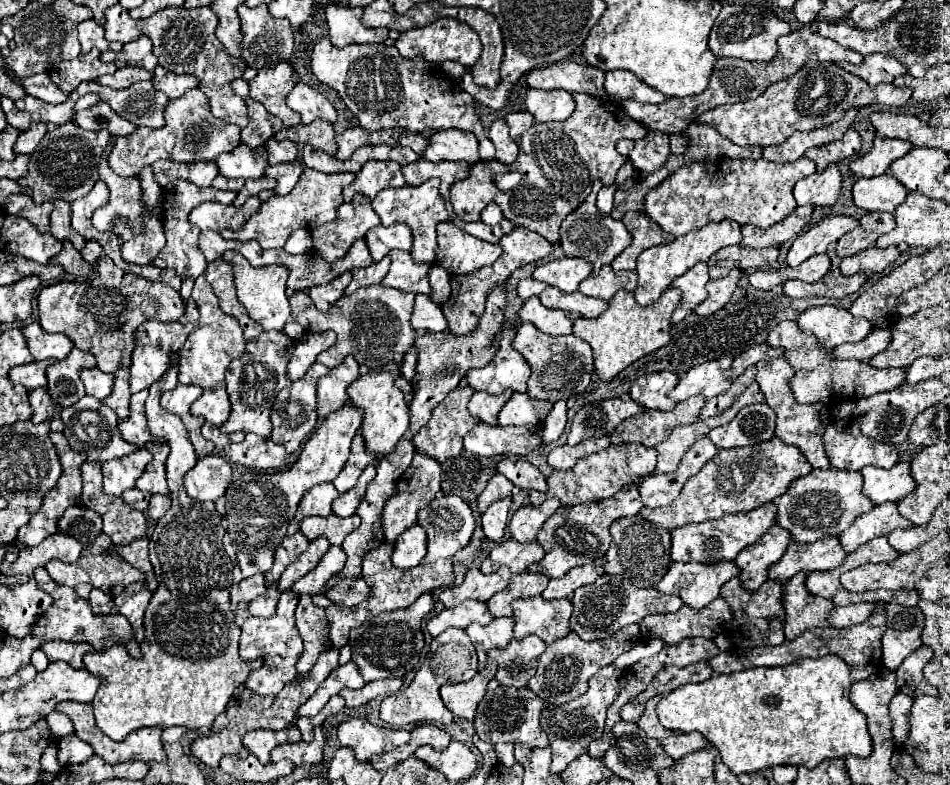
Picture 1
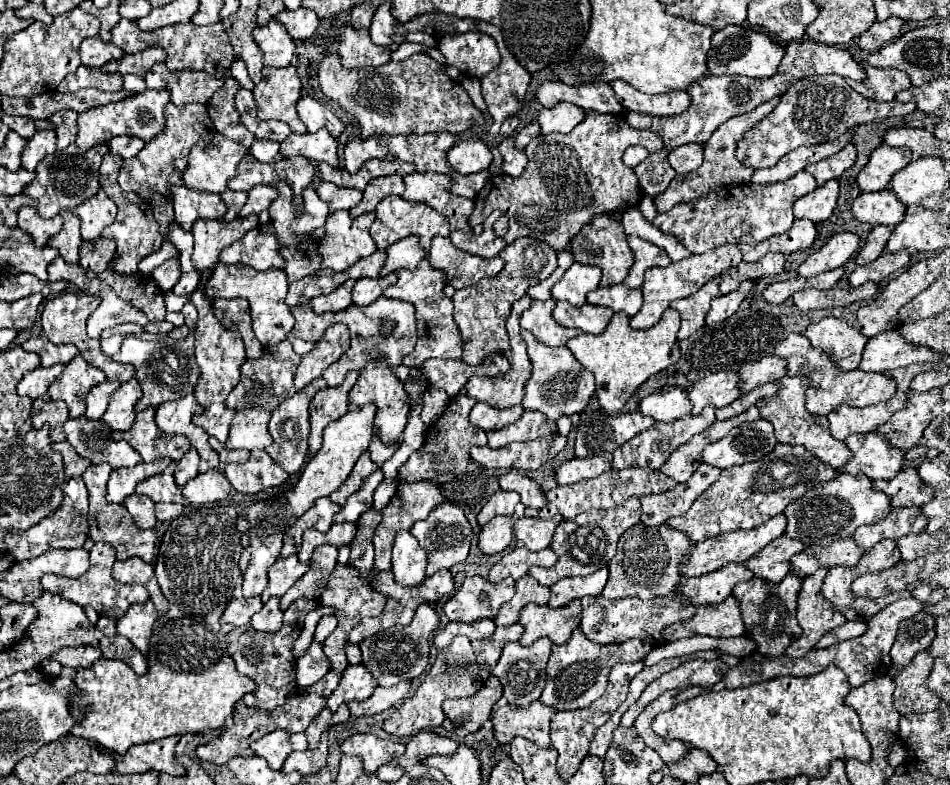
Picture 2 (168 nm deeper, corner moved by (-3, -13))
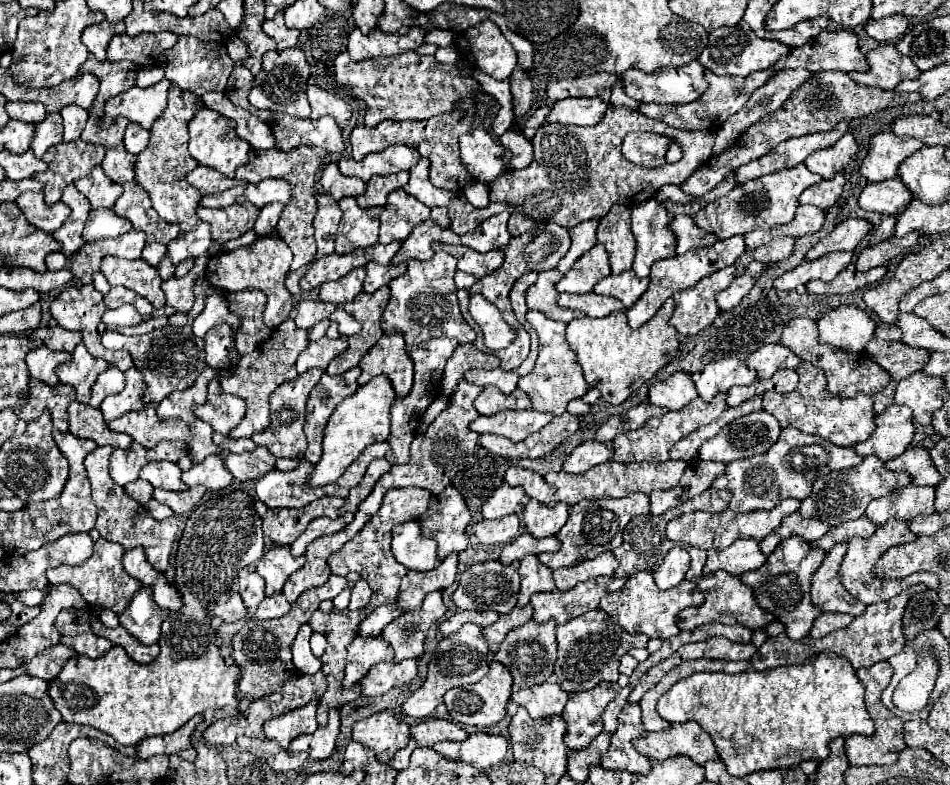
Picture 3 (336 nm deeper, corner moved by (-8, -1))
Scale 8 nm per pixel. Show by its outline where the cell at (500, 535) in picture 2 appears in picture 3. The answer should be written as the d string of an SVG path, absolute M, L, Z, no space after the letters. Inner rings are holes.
M508 515L500 517L494 521L482 519L472 527L474 535L478 537L480 543L484 545L498 545L498 543L510 543L518 535L518 515Z

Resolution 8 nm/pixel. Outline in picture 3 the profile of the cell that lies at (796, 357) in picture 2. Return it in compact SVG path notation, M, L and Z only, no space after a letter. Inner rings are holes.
M796 317L792 321L788 321L784 325L784 333L780 343L788 349L792 349L802 361L810 361L816 367L824 369L826 373L826 381L828 381L828 391L832 395L838 395L840 399L850 399L856 397L856 393L866 393L866 395L876 395L880 391L884 391L890 383L890 373L884 371L882 367L878 367L878 363L874 359L870 359L870 355L866 355L866 351L862 353L846 353L840 351L836 347L830 345L822 345L818 343L818 329L816 329L816 321L806 319L806 317Z

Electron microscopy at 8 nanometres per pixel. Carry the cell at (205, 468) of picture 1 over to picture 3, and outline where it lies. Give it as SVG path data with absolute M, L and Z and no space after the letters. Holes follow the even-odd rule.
M208 455L202 463L192 465L188 471L182 473L182 481L188 487L204 485L206 489L224 489L232 481L232 473L226 469L222 455Z

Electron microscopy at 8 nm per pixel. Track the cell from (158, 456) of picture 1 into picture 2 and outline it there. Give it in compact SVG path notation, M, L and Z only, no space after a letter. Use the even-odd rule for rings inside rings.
M171 463L163 473L153 475L137 485L137 493L143 493L151 497L155 503L181 503L187 505L187 501L181 495L181 489L177 489L177 483L173 479L175 463Z

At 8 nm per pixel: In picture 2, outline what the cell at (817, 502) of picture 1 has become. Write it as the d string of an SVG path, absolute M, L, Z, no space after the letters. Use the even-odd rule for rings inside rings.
M839 473L833 481L825 481L809 489L801 499L793 501L785 509L787 535L813 545L829 545L839 539L847 539L859 525L871 525L885 519L891 511L891 501L885 493L873 491L873 481L865 475Z

